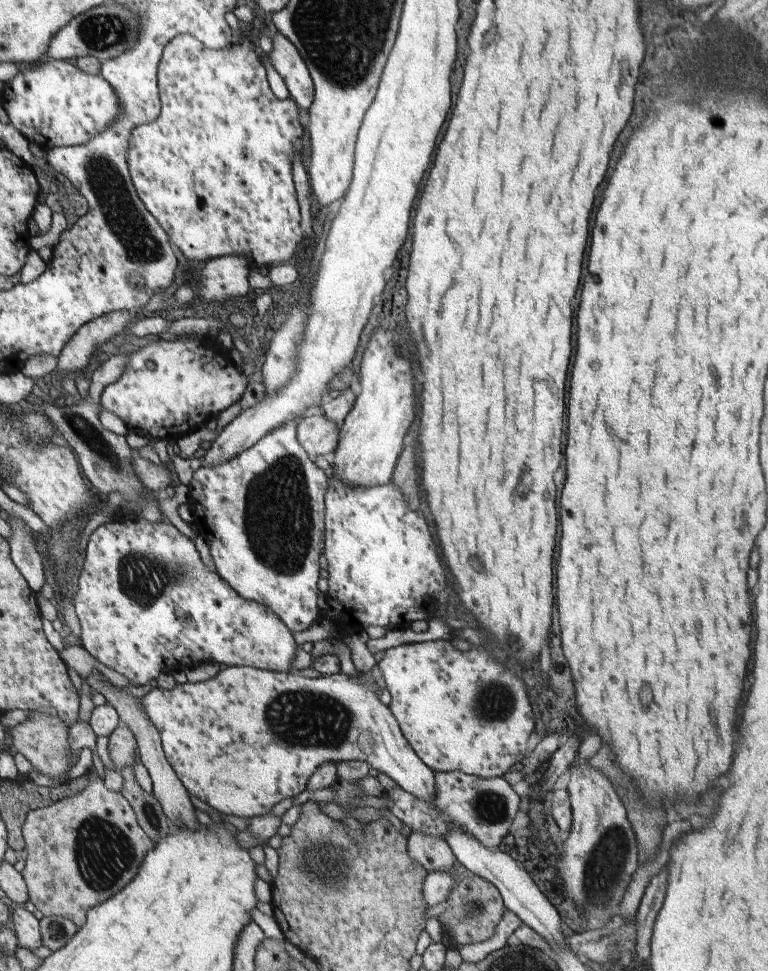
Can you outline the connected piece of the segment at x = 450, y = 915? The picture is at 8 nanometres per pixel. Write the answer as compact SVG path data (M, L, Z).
M478 875L464 878L462 881L457 880L446 901L448 902L447 910L437 919L441 923L442 932L449 935L449 942L453 943L457 950L464 945L488 940L506 909L496 886Z

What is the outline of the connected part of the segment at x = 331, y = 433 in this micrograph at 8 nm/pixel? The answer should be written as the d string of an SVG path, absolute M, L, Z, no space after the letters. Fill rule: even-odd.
M323 414L303 417L297 426L297 439L310 460L331 456L339 441L339 426Z

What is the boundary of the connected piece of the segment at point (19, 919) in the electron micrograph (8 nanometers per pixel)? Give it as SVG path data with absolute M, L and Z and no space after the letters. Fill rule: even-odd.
M16 905L10 924L15 931L17 943L26 949L34 950L43 945L40 921L24 905Z

